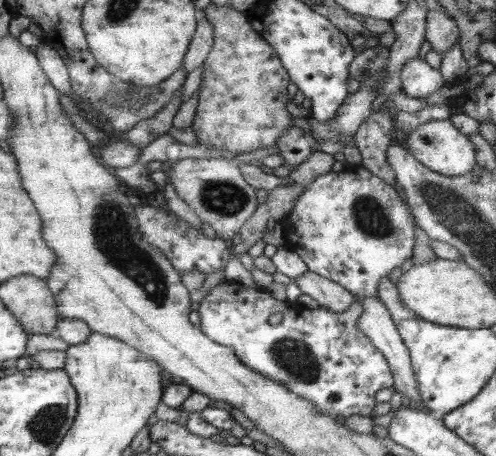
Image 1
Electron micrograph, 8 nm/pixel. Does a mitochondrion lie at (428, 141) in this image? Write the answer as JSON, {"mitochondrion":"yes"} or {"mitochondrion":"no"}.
{"mitochondrion":"yes"}

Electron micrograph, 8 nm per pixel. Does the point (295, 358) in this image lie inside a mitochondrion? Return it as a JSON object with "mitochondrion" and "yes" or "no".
{"mitochondrion":"yes"}

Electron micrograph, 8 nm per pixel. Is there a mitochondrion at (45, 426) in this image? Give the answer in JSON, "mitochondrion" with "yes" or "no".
{"mitochondrion":"yes"}

